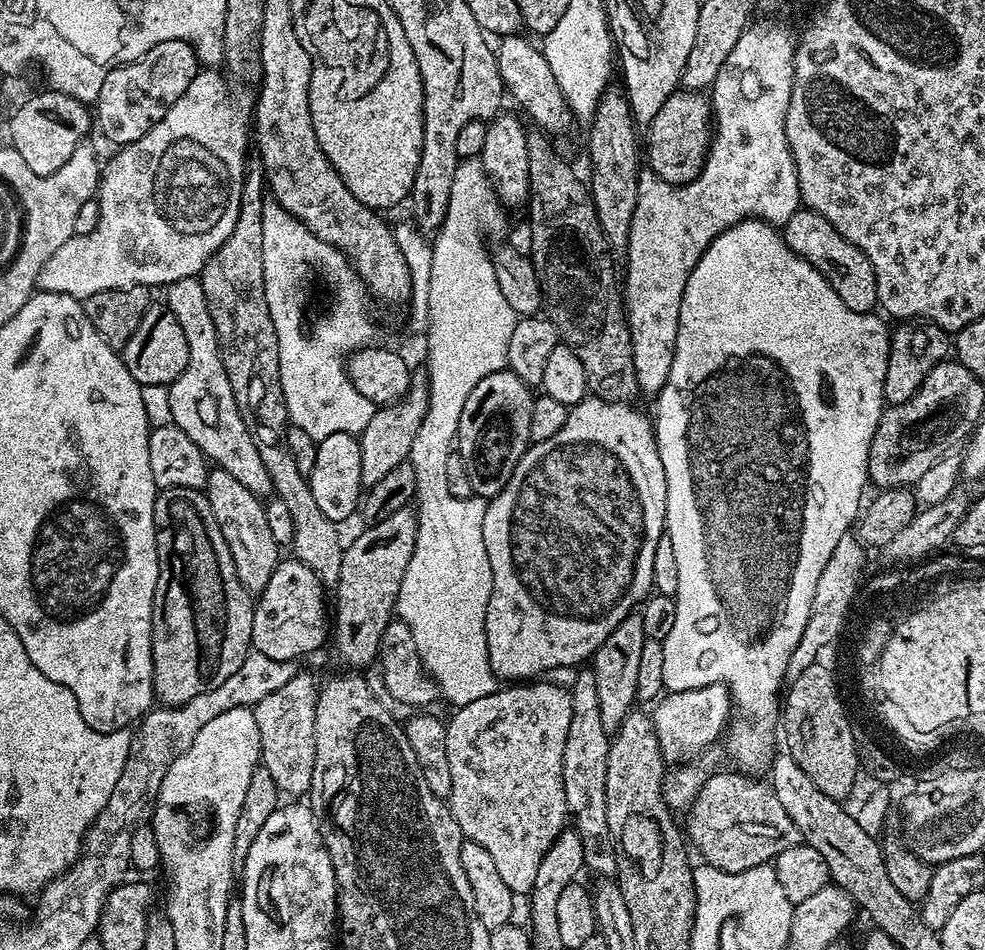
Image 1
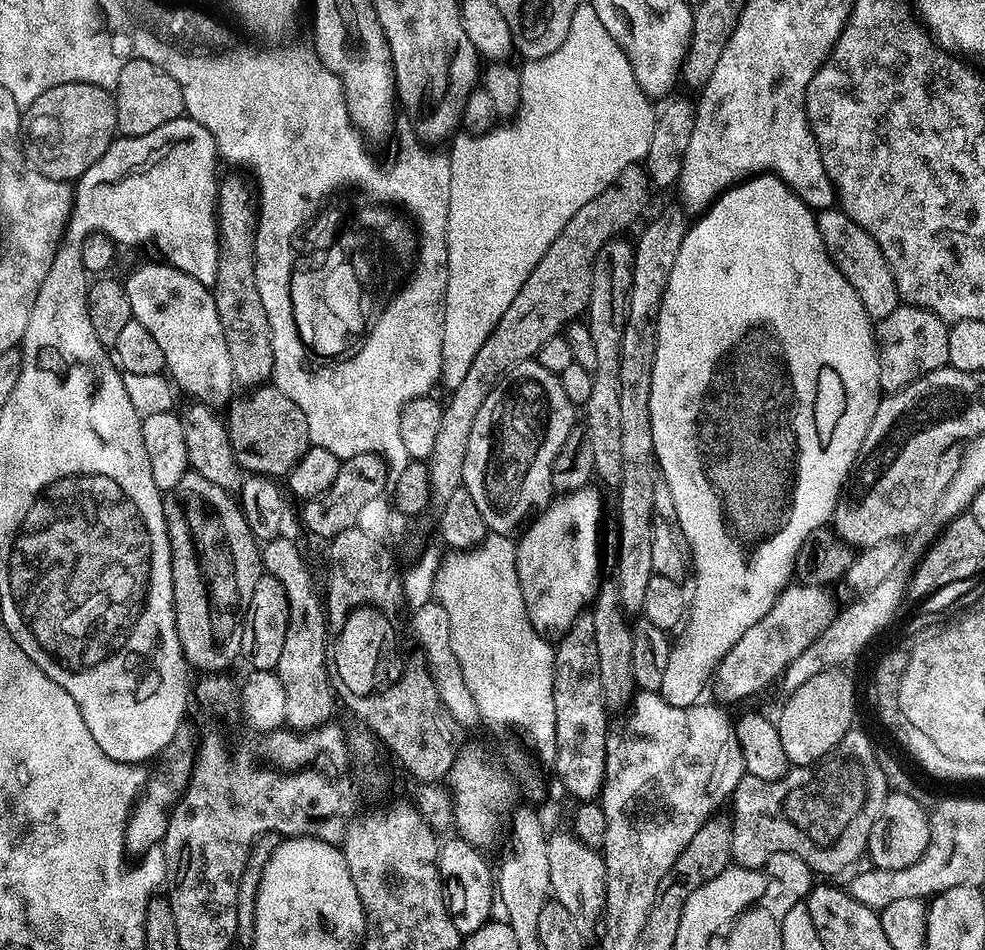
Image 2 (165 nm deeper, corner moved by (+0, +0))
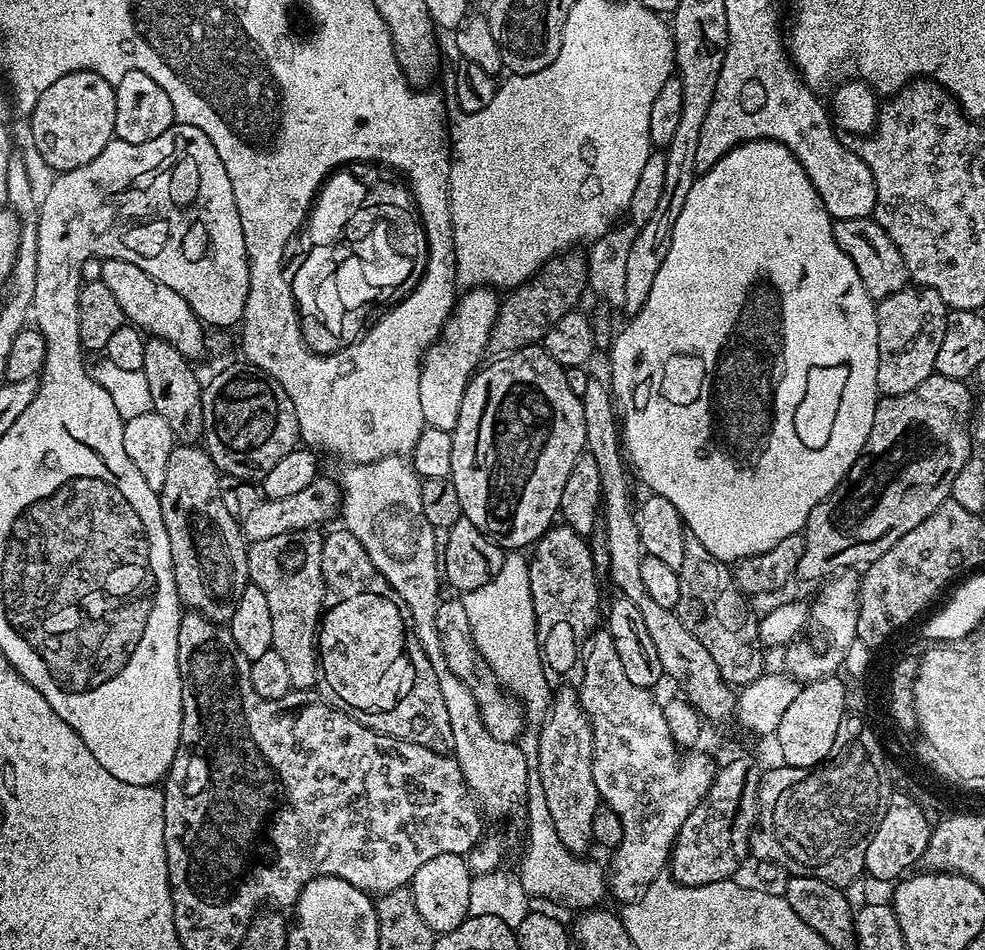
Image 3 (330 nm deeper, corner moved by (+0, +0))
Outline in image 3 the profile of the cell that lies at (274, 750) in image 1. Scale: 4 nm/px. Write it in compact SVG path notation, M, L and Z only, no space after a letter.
M299 528L296 532L287 532L286 534L274 534L272 538L262 538L260 542L248 544L248 578L251 583L266 594L266 602L270 605L270 622L274 622L274 634L272 635L272 651L286 662L286 670L290 673L290 682L292 688L296 690L315 689L318 684L318 629L324 611L324 575L322 574L322 546L324 545L324 536L316 528Z

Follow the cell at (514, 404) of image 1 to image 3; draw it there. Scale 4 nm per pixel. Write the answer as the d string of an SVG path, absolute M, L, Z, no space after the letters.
M543 347L522 348L518 352L510 352L507 356L493 359L491 362L493 364L486 365L487 363L485 363L464 388L462 406L458 410L458 422L456 429L452 431L452 474L450 479L458 494L463 519L474 522L474 526L478 526L478 530L482 530L487 536L492 537L505 549L524 550L520 548L526 547L525 549L527 549L529 546L535 545L536 541L549 528L553 527L554 521L557 519L563 487L577 458L585 451L587 442L586 419L583 418L581 397L574 395L573 391L570 390L569 383L566 382L565 369L561 368L558 362L554 362L554 358L550 358L550 354L544 351Z

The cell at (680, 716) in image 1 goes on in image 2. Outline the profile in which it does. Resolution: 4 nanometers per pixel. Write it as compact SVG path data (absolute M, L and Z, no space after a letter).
M792 582L781 590L771 610L754 622L754 626L750 626L750 630L746 630L740 641L717 663L710 688L721 705L729 706L735 700L742 700L762 689L775 676L777 679L794 658L798 658L798 654L802 654L830 622L834 622L838 603L830 589L823 584Z

